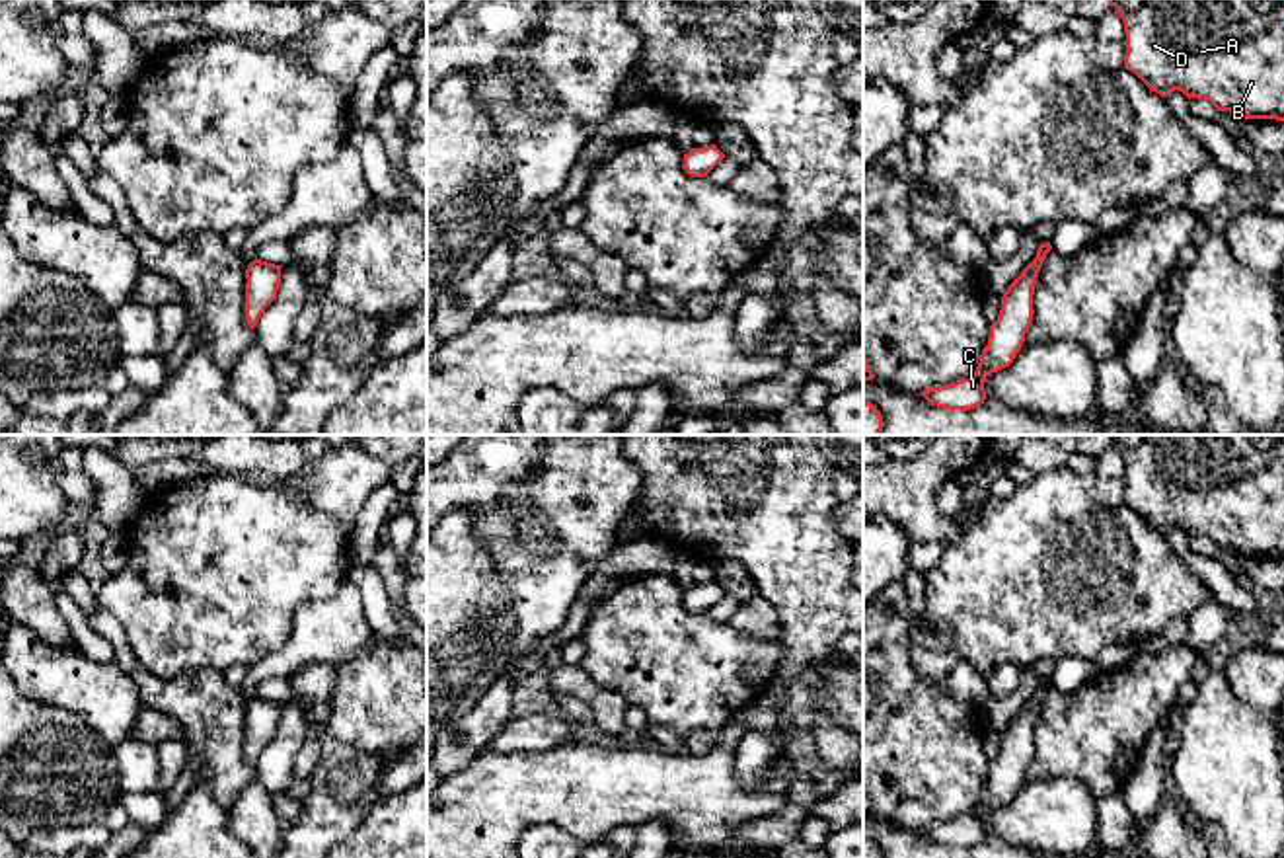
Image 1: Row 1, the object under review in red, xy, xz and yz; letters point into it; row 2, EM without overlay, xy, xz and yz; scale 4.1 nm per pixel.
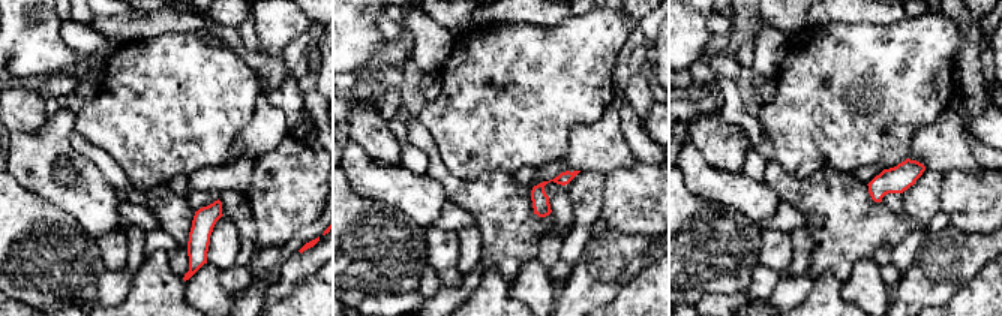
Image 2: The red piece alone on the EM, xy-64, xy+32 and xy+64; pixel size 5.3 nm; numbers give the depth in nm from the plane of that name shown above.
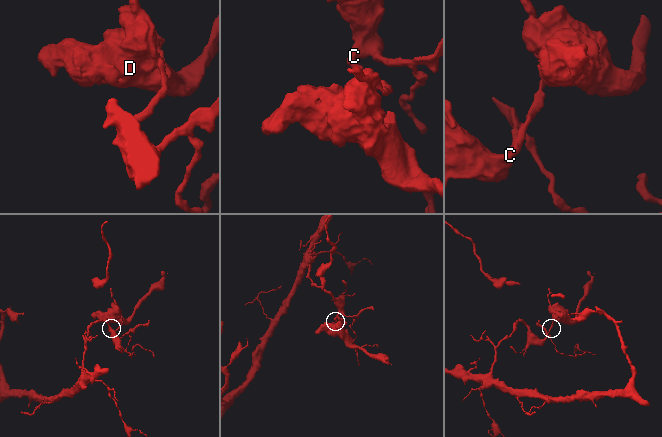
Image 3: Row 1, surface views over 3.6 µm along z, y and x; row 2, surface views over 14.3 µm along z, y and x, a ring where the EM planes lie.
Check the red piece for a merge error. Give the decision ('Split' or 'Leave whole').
Split

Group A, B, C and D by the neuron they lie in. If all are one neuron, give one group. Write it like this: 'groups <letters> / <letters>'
groups A B D / C

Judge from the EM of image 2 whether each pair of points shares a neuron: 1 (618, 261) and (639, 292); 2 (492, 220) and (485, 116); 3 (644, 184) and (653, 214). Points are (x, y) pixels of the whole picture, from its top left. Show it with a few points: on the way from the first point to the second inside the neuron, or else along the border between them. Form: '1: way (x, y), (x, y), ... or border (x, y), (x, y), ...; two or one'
1: border (647, 265), (611, 300); two
2: border (512, 174), (489, 171), (470, 178), (455, 177); two
3: way (644, 192), (651, 207); one

